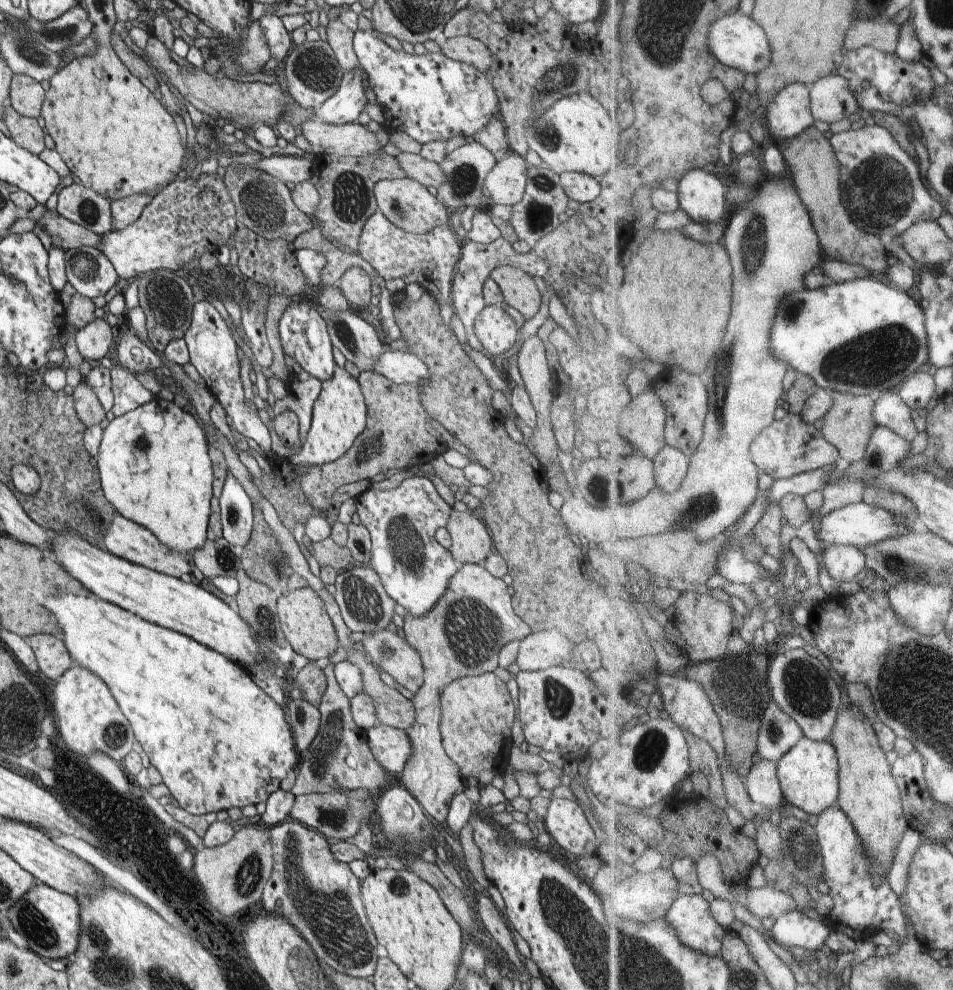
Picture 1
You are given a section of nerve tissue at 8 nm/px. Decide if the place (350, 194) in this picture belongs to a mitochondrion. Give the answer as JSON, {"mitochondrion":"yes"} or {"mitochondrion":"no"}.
{"mitochondrion":"yes"}

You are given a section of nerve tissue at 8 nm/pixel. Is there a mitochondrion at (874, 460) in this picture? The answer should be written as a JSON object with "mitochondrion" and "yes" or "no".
{"mitochondrion":"no"}

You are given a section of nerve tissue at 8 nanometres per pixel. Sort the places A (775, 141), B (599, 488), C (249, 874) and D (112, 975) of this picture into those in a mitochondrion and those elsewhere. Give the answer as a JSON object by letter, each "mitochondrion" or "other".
{"A":"other","B":"mitochondrion","C":"mitochondrion","D":"mitochondrion"}

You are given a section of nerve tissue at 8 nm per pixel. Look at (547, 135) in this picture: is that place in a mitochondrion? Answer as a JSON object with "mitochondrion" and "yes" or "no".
{"mitochondrion":"yes"}

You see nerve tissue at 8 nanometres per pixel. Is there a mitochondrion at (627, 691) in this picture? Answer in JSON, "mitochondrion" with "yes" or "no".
{"mitochondrion":"no"}

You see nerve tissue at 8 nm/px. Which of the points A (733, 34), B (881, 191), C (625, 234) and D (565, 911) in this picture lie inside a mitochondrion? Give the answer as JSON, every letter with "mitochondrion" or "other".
{"A":"other","B":"mitochondrion","C":"other","D":"mitochondrion"}

